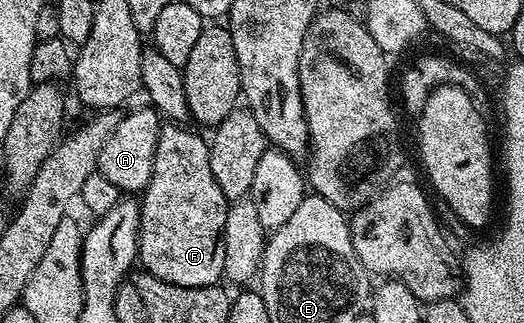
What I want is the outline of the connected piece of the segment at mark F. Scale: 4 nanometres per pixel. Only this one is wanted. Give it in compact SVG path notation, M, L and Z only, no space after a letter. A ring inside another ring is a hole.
M165 125L159 133L151 181L139 199L141 232L137 234L137 254L140 266L145 266L142 268L148 274L159 277L171 285L211 287L225 274L221 234L227 221L230 200L226 199L223 189L219 189L215 173L211 173L209 143L187 128L185 125Z

